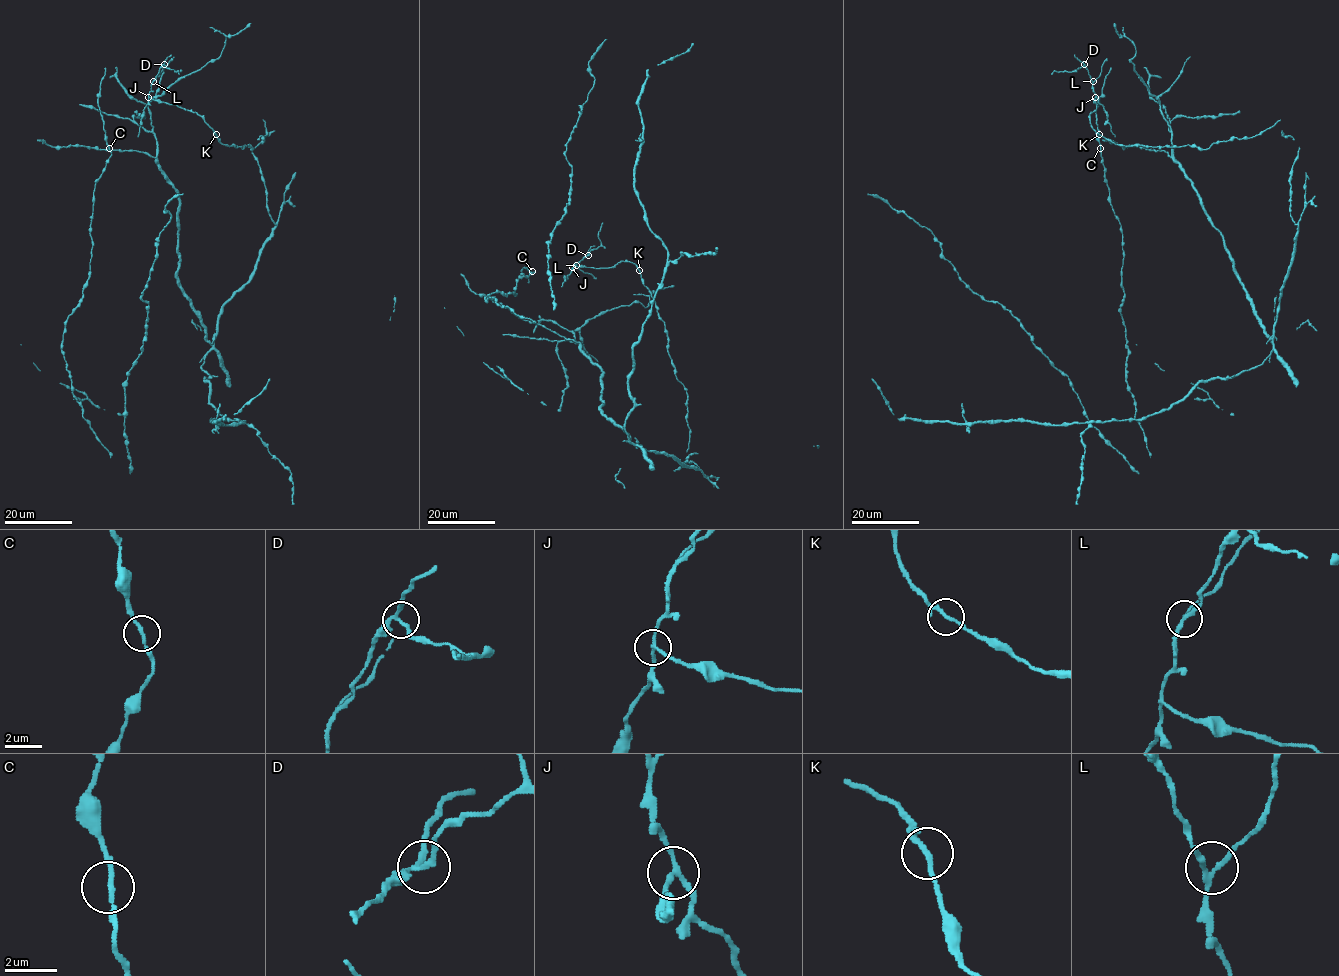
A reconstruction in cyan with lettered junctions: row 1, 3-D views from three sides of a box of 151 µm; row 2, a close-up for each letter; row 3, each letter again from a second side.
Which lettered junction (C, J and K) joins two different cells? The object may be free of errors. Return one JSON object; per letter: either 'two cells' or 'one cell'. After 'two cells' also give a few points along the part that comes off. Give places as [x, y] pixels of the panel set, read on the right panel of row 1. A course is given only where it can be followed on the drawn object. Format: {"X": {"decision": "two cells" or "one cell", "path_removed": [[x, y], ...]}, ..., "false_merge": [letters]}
{"C": {"decision": "one cell"}, "J": {"decision": "two cells", "path_removed": [[1096, 96], [1092, 80], [1084, 64], [1073, 71], [1051, 74]]}, "K": {"decision": "one cell"}, "false_merge": ["J"]}

